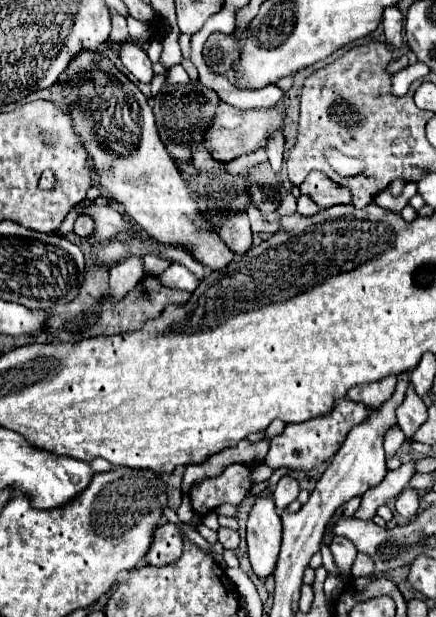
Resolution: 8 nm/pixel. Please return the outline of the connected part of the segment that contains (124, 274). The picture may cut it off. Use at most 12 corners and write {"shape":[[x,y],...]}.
{"shape":[[126,257],[110,269],[112,297],[120,299],[144,275],[142,257]]}

